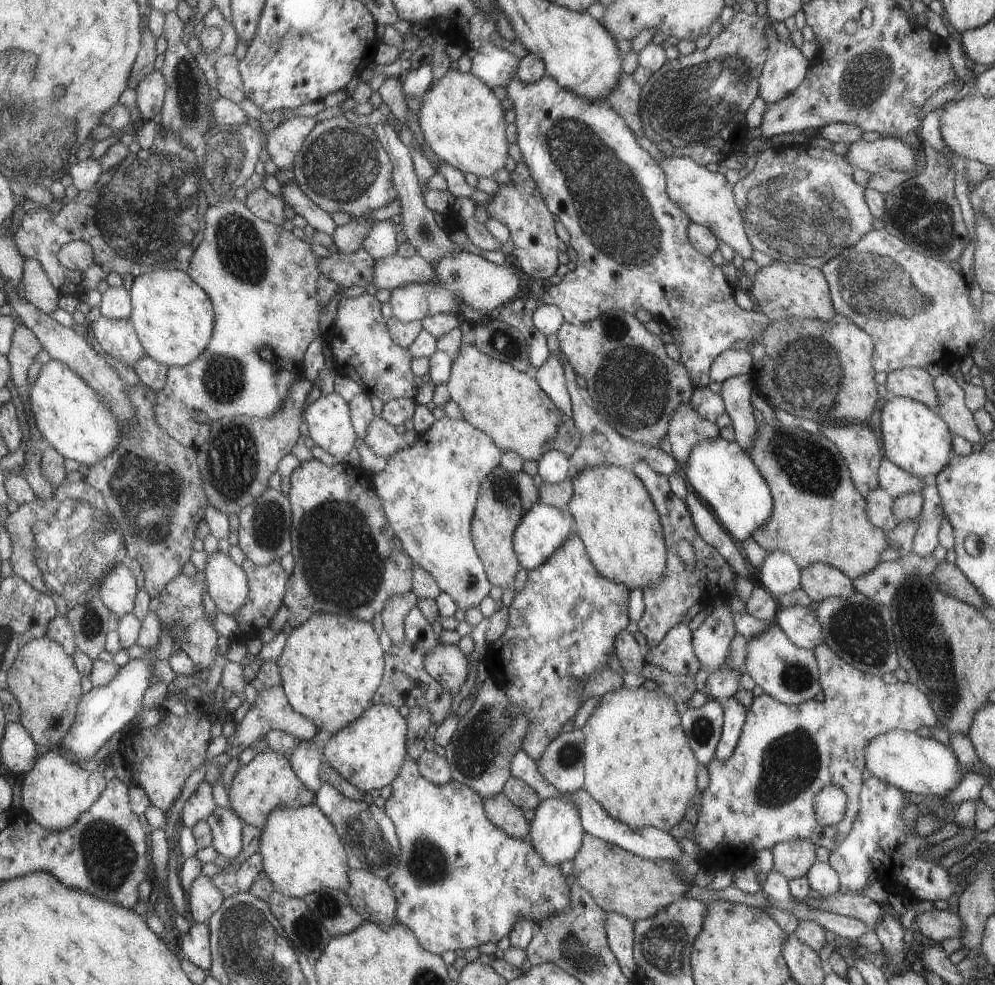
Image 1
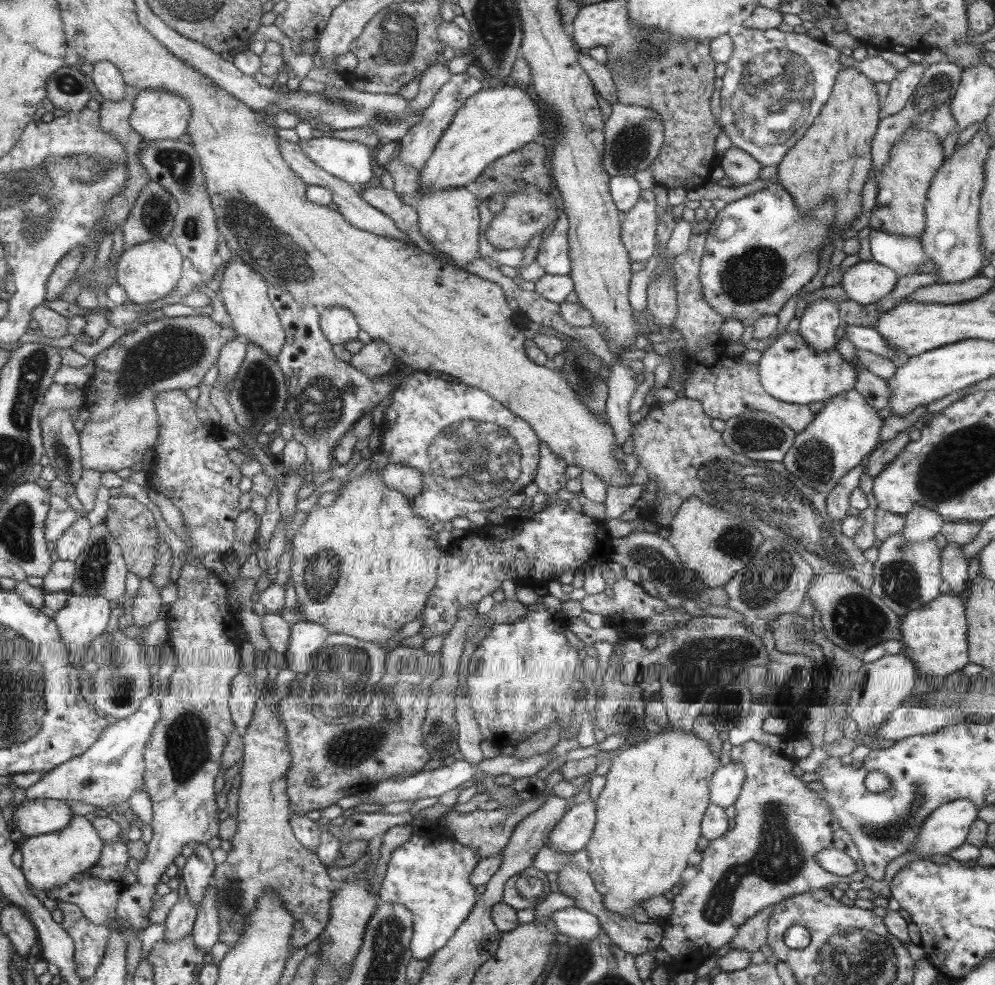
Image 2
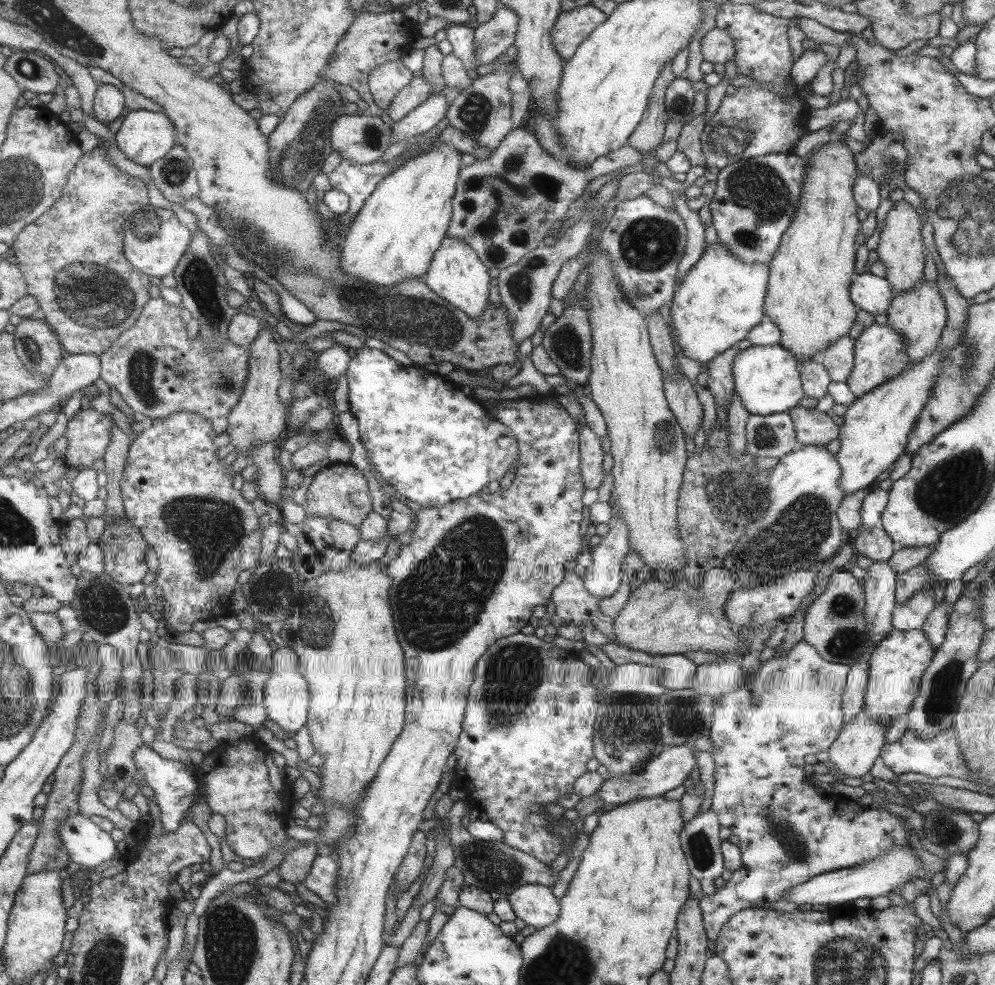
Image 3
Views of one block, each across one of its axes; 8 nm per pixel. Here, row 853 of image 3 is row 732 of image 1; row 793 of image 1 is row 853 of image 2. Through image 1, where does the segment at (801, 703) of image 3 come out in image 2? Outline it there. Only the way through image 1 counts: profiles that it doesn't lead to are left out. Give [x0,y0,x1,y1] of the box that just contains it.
[659,740,867,962]

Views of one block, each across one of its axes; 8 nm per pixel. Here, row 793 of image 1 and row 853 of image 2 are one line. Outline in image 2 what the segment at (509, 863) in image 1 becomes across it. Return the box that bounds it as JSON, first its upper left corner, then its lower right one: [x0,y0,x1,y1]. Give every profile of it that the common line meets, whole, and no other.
[379,828,479,960]

